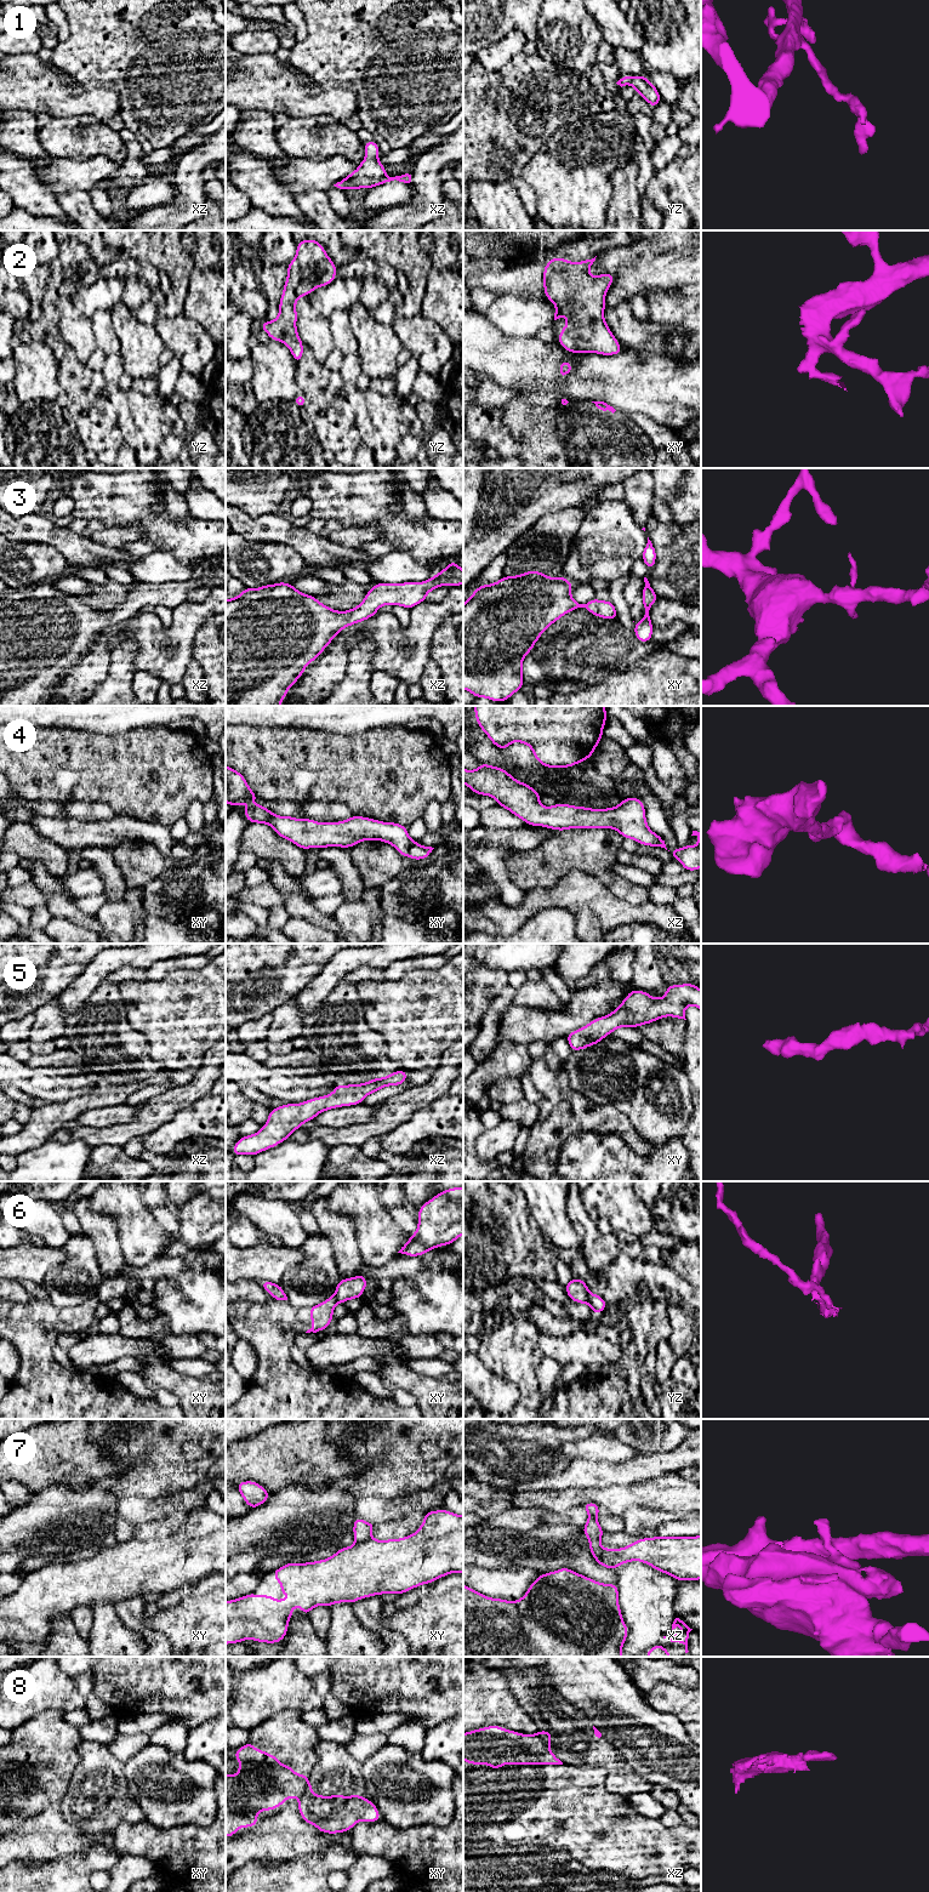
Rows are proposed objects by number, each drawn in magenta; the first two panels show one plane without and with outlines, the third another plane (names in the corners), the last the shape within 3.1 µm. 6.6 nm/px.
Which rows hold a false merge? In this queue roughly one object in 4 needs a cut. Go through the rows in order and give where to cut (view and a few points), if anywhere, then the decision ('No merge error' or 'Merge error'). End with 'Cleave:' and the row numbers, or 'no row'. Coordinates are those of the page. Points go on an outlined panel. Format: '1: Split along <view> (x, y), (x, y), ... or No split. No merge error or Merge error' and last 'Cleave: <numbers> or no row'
1: No split. No merge error
2: No split. No merge error
3: No split. No merge error
4: No split. No merge error
5: No split. No merge error
6: Split along yz (591, 1294), (586, 1301). Merge error
7: No split. No merge error
8: Split along xy (308, 1781), (305, 1791), (298, 1798). Merge error
Cleave: 6, 8

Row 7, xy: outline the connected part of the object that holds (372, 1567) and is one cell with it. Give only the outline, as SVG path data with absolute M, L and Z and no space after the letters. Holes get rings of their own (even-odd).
M440 1509L424 1512L424 1518L418 1529L407 1537L398 1539L377 1540L371 1537L375 1523L355 1517L353 1534L355 1543L340 1550L329 1558L320 1561L295 1563L289 1562L273 1571L277 1583L281 1583L280 1592L291 1595L291 1600L274 1600L272 1595L255 1595L253 1592L226 1601L226 1645L253 1640L264 1643L281 1642L287 1634L289 1620L292 1618L292 1608L301 1607L307 1615L317 1606L330 1607L335 1603L355 1601L382 1596L384 1592L400 1595L423 1584L431 1584L451 1573L463 1573L463 1515Z

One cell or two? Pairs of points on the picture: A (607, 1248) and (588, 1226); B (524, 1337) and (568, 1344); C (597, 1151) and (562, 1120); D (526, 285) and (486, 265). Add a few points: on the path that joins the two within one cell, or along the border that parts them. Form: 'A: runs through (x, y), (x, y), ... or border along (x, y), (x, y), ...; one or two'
A: runs through (602, 1243), (590, 1231); one
B: border along (543, 1333), (539, 1338), (539, 1350), (542, 1355); two
C: border along (607, 1134), (590, 1130), (574, 1134), (558, 1155); two
D: border along (509, 265), (500, 269), (484, 271), (476, 274); two

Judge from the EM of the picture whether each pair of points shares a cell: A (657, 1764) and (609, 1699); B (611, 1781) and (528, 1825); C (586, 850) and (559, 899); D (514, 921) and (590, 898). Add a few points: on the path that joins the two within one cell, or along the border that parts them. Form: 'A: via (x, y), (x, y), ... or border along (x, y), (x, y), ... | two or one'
A: via (683, 1750), (673, 1732), (636, 1713) | one
B: border along (607, 1773), (605, 1787), (610, 1791), (626, 1798) | two
C: border along (602, 882), (583, 872), (570, 871), (551, 887) | two
D: via (533, 902), (539, 899), (571, 898) | one

